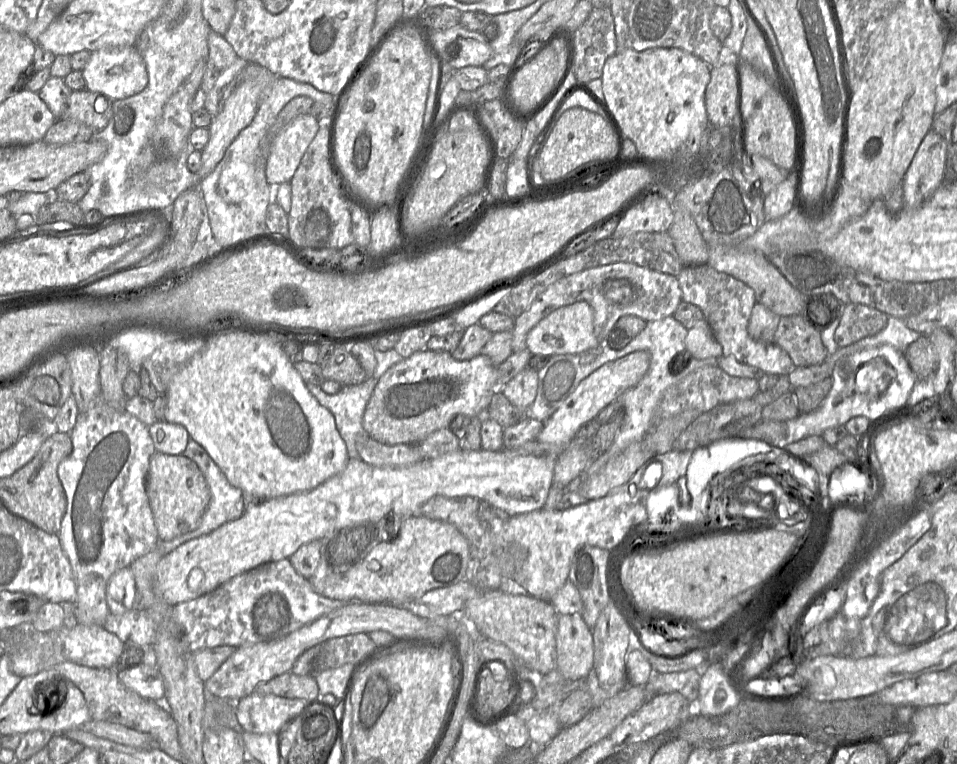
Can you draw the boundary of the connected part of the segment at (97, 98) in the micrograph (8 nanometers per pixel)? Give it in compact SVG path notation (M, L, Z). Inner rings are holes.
M87 88L75 90L68 98L63 117L84 123L98 132L106 128L111 119L113 101Z

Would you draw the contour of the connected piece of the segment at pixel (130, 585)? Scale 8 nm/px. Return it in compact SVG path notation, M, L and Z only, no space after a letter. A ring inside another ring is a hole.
M125 567L110 578L106 598L110 613L122 615L128 611L136 610L137 595L136 581L131 567Z

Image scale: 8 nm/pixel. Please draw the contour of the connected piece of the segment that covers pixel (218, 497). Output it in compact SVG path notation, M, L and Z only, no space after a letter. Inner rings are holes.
M190 438L182 455L195 462L201 470L209 486L211 498L197 529L173 538L172 540L158 540L154 549L163 553L169 553L187 541L210 534L223 524L239 519L245 512L242 490L228 482L226 476L201 445Z

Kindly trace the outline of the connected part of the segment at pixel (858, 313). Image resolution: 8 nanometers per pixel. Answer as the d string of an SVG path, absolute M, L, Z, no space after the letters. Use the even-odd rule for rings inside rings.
M847 304L834 334L838 348L844 348L883 330L888 316L863 304Z

